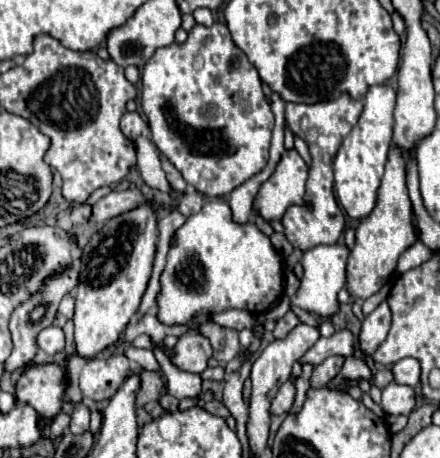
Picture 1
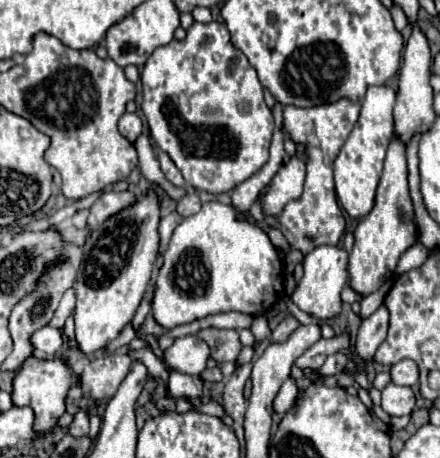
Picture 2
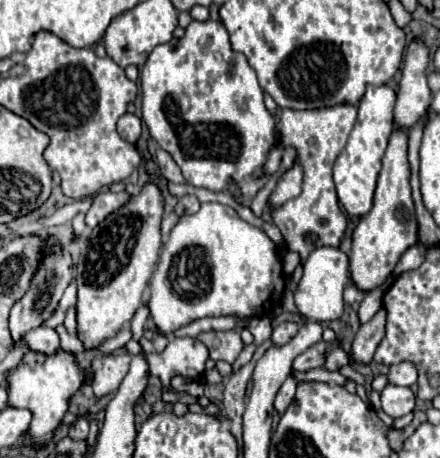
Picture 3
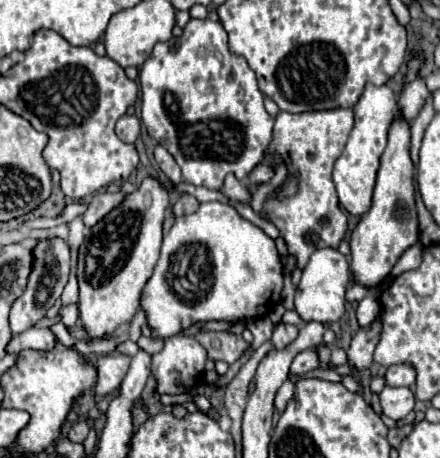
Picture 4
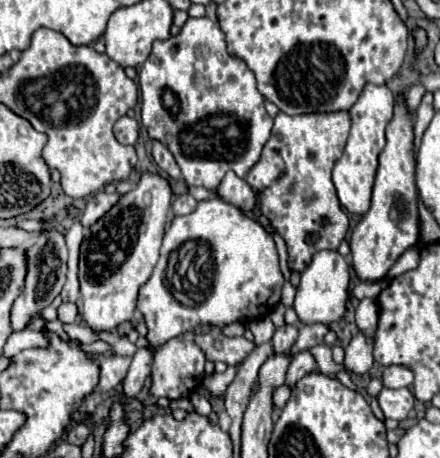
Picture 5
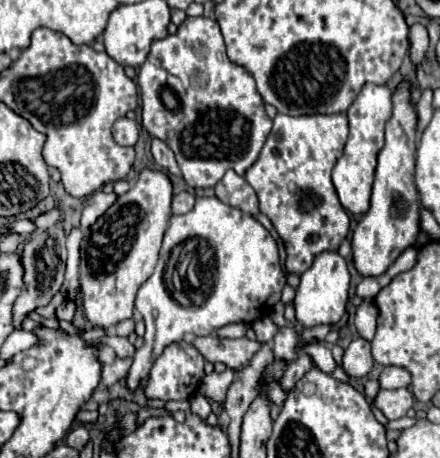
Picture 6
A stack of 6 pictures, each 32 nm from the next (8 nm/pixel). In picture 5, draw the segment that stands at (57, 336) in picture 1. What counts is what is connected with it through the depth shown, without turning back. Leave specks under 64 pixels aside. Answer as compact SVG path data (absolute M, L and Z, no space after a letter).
M20 330L20 332L10 334L10 338L4 344L2 354L6 358L12 358L26 348L38 348L38 346L44 346L44 344L48 344L48 336L44 336L44 332L40 332L40 330Z

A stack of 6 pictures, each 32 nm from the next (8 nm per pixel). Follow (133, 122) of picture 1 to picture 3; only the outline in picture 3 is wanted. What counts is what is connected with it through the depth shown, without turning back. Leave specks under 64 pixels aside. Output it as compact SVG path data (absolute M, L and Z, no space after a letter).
M124 114L120 120L118 120L118 134L130 142L130 144L136 144L136 140L140 138L140 132L142 132L142 120L134 114Z

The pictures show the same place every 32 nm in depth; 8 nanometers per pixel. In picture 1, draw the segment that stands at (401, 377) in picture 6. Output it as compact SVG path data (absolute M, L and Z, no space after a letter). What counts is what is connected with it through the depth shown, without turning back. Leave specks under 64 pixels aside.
M404 358L392 366L392 374L396 384L416 386L420 382L420 364L416 364L412 358Z

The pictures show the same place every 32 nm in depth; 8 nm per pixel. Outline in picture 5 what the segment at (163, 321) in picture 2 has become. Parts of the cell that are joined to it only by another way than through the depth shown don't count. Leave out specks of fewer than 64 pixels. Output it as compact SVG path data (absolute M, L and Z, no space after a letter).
M210 198L210 200L200 200L194 212L186 216L174 216L170 228L164 234L160 260L150 280L138 292L136 308L142 312L146 320L148 326L146 340L150 348L138 348L138 352L134 354L132 366L124 378L124 394L128 398L134 398L140 392L144 380L150 376L154 352L158 352L168 340L180 338L186 332L206 334L212 330L212 326L222 328L232 322L246 324L254 318L266 316L280 302L282 286L284 286L284 276L280 272L278 252L272 234L268 234L256 220L248 218L236 206L230 206L220 198Z

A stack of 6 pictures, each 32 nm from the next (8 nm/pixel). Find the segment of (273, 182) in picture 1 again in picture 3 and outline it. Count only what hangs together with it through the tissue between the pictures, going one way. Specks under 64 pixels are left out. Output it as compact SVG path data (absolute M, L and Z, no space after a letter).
M294 164L278 182L278 186L274 188L274 192L268 198L270 206L276 204L284 204L284 200L296 198L300 194L300 186L302 186L302 168L298 164Z

